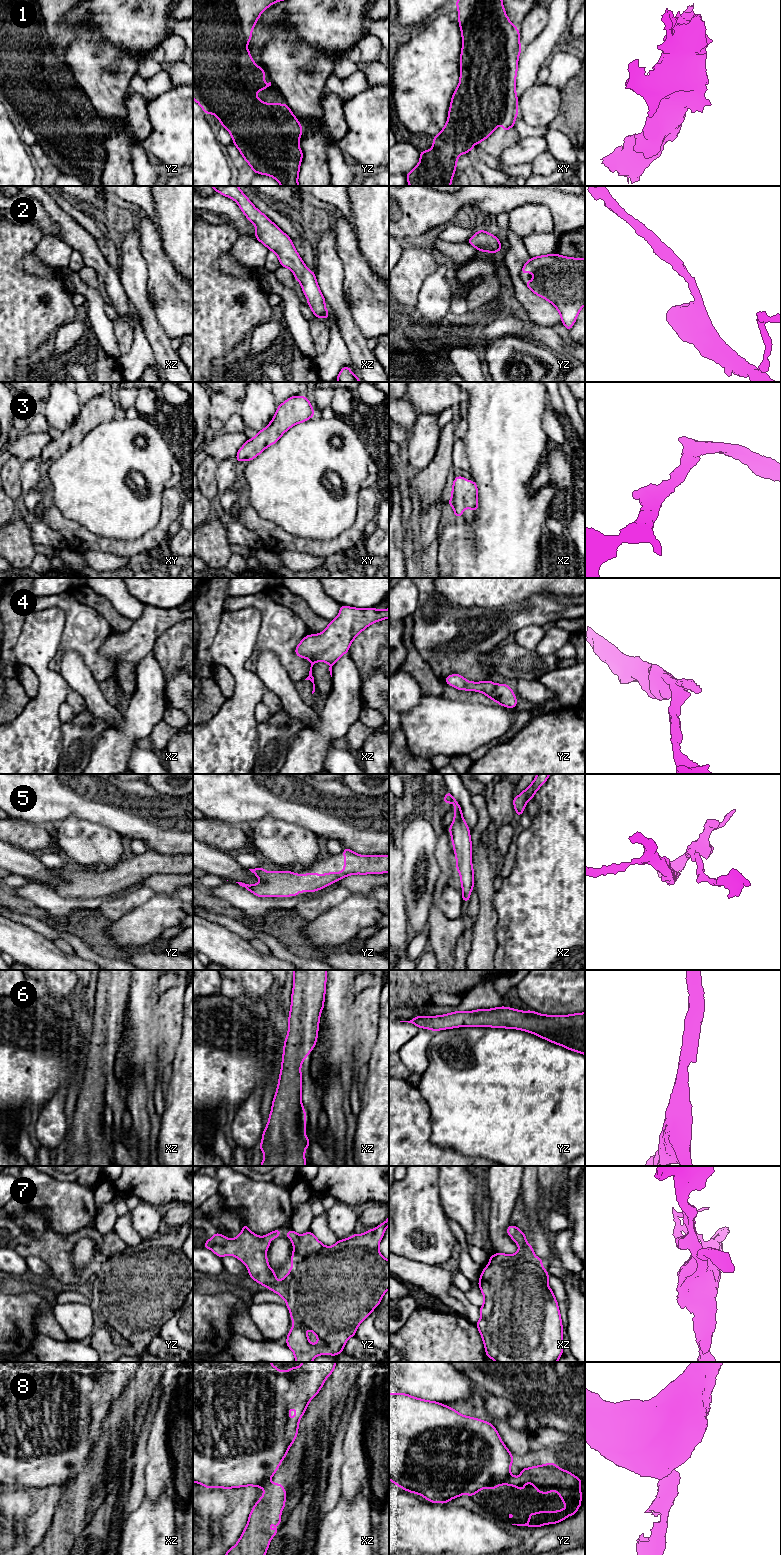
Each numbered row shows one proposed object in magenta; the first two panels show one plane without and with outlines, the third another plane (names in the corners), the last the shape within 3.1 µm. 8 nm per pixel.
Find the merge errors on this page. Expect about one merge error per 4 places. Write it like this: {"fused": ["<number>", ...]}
{"fused": ["8"]}

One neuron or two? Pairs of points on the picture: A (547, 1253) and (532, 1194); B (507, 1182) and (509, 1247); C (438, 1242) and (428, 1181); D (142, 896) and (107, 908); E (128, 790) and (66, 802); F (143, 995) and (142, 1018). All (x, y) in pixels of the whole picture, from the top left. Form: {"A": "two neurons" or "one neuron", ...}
{"A": "one neuron", "B": "one neuron", "C": "one neuron", "D": "one neuron", "E": "one neuron", "F": "one neuron"}

